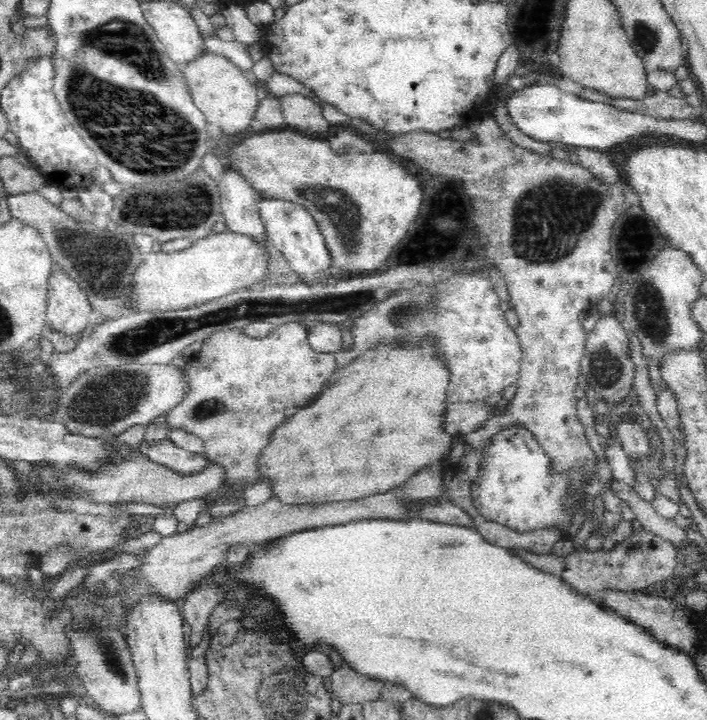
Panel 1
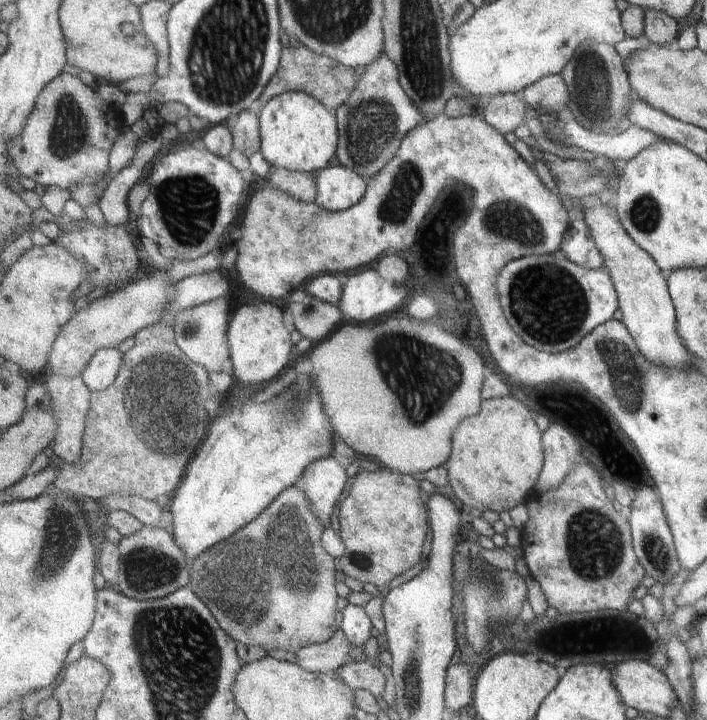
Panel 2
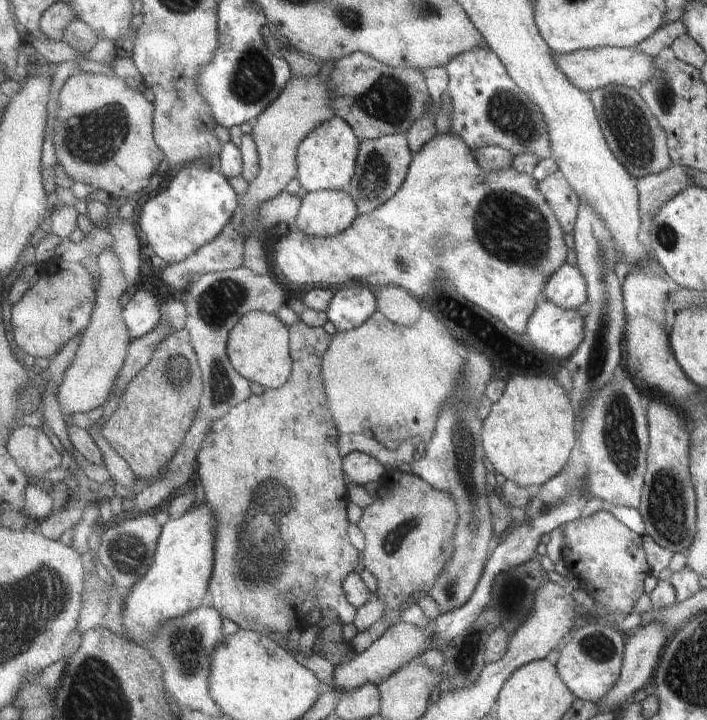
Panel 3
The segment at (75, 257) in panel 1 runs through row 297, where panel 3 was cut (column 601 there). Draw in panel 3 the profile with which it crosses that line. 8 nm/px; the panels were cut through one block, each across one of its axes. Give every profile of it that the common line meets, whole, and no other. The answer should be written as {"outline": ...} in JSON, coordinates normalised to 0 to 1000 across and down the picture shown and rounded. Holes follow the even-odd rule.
{"outline":[[[866,117],[835,128],[835,135],[843,149],[860,201],[873,219],[883,226],[895,247],[912,247],[912,244],[938,239],[952,231],[941,178],[921,156],[917,142],[912,142],[905,126]]]}

